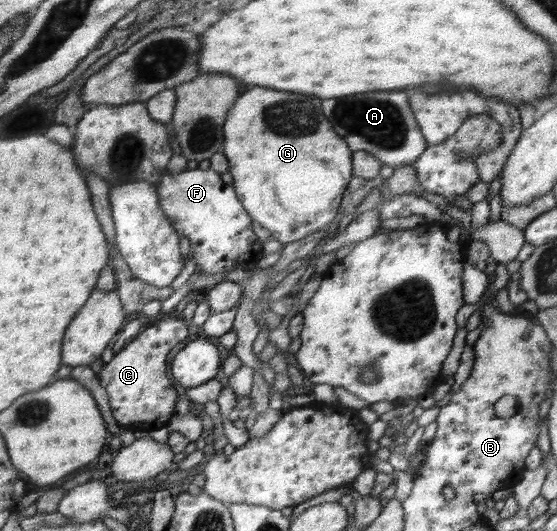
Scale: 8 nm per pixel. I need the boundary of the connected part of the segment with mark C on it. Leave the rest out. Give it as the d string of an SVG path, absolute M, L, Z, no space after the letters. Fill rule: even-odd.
M166 316L149 324L145 331L129 340L109 363L104 363L98 379L109 395L109 408L120 427L149 433L167 426L167 420L176 411L177 402L177 392L167 376L167 354L187 342L187 336L189 332L183 318Z

